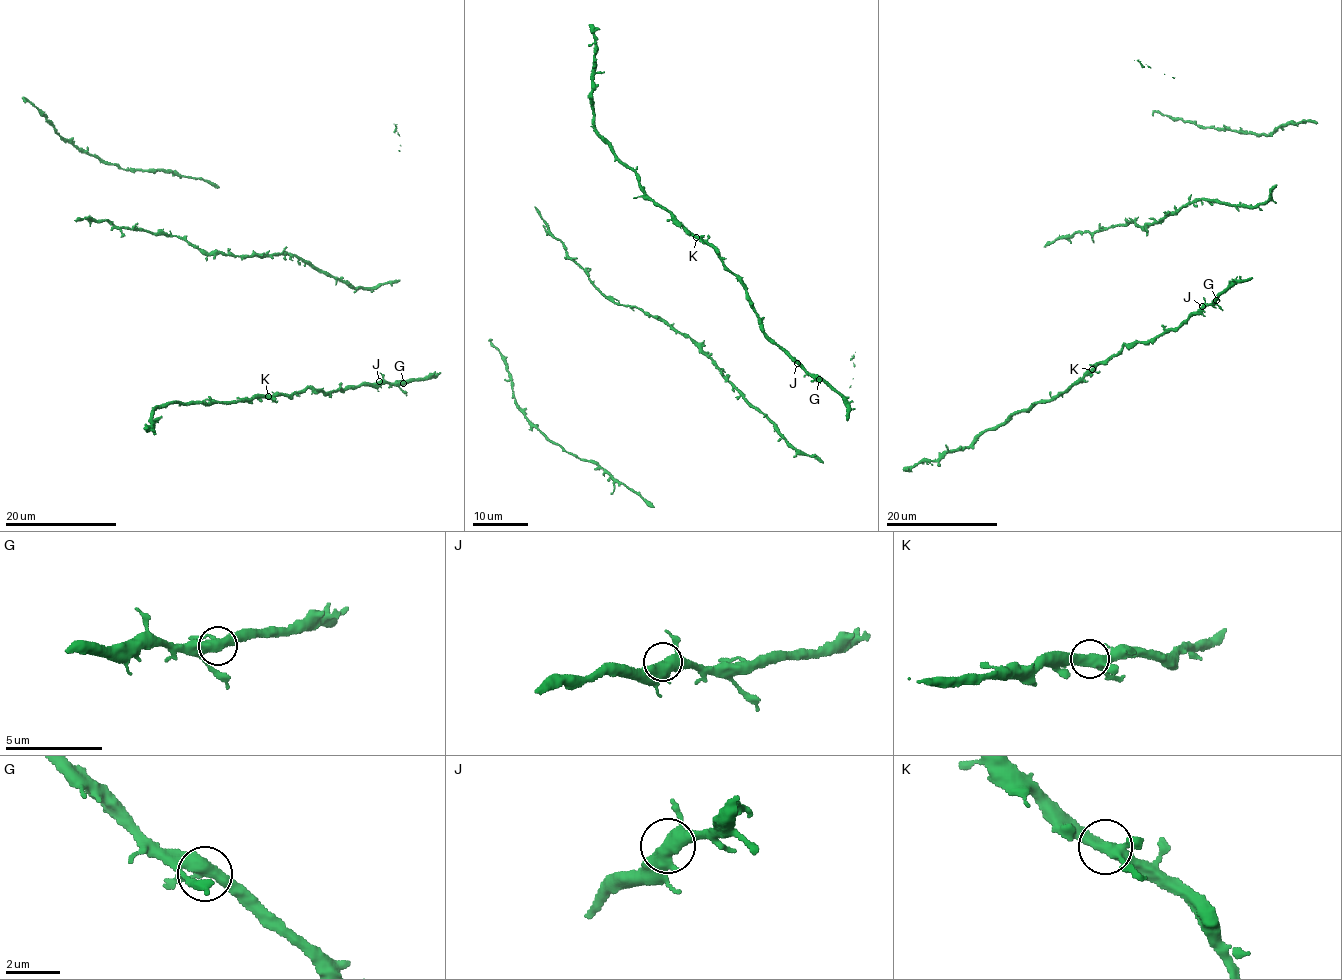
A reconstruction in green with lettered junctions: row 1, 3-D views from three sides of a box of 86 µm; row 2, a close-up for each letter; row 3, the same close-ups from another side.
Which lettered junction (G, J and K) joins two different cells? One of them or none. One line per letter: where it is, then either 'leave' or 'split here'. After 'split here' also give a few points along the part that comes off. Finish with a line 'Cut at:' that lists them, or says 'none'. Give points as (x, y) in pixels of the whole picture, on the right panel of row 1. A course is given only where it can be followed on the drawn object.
G: at (1216, 300); leave
J: at (1202, 306); leave
K: at (1092, 369); leave
Cut at: none

